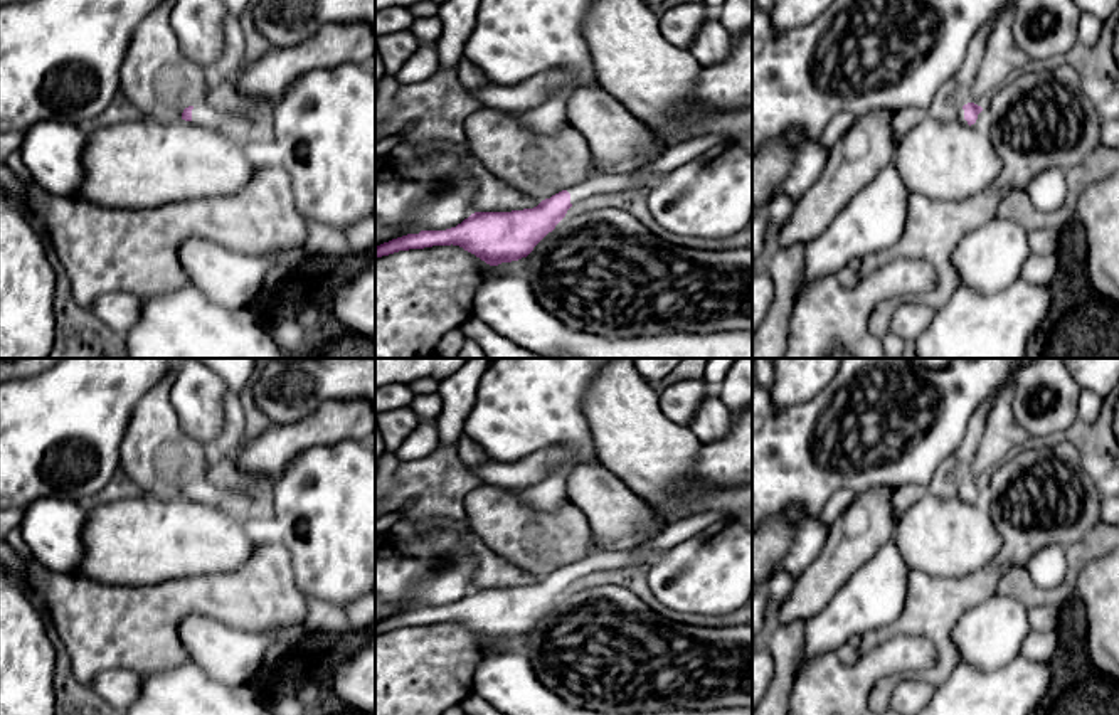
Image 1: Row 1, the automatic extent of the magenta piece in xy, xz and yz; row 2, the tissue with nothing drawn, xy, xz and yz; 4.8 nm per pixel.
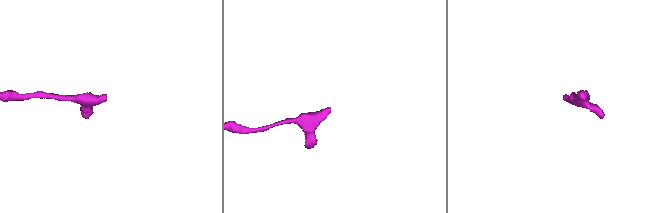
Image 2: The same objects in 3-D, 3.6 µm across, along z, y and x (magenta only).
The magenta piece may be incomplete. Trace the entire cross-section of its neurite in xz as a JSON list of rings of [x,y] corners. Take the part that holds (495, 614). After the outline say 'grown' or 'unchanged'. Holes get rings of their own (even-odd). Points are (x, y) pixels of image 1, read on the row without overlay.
[[[720,511],[693,515],[665,527],[648,545],[631,552],[592,548],[579,562],[542,577],[533,585],[512,589],[475,589],[456,604],[421,607],[375,622],[375,636],[399,628],[432,622],[459,622],[490,643],[527,634],[555,606],[570,584],[592,572],[651,564],[663,552],[697,535],[708,525],[725,520]]] | grown

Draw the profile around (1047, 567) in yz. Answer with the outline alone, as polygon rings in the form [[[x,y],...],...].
[[[1058,545],[1043,547],[1025,564],[1025,570],[1035,587],[1055,589],[1065,577],[1065,548]]]

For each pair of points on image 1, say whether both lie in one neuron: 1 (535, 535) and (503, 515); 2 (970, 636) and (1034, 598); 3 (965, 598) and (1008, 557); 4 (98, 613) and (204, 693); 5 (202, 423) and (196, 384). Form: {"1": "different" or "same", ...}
{"1": "same", "2": "different", "3": "same", "4": "different", "5": "same"}

